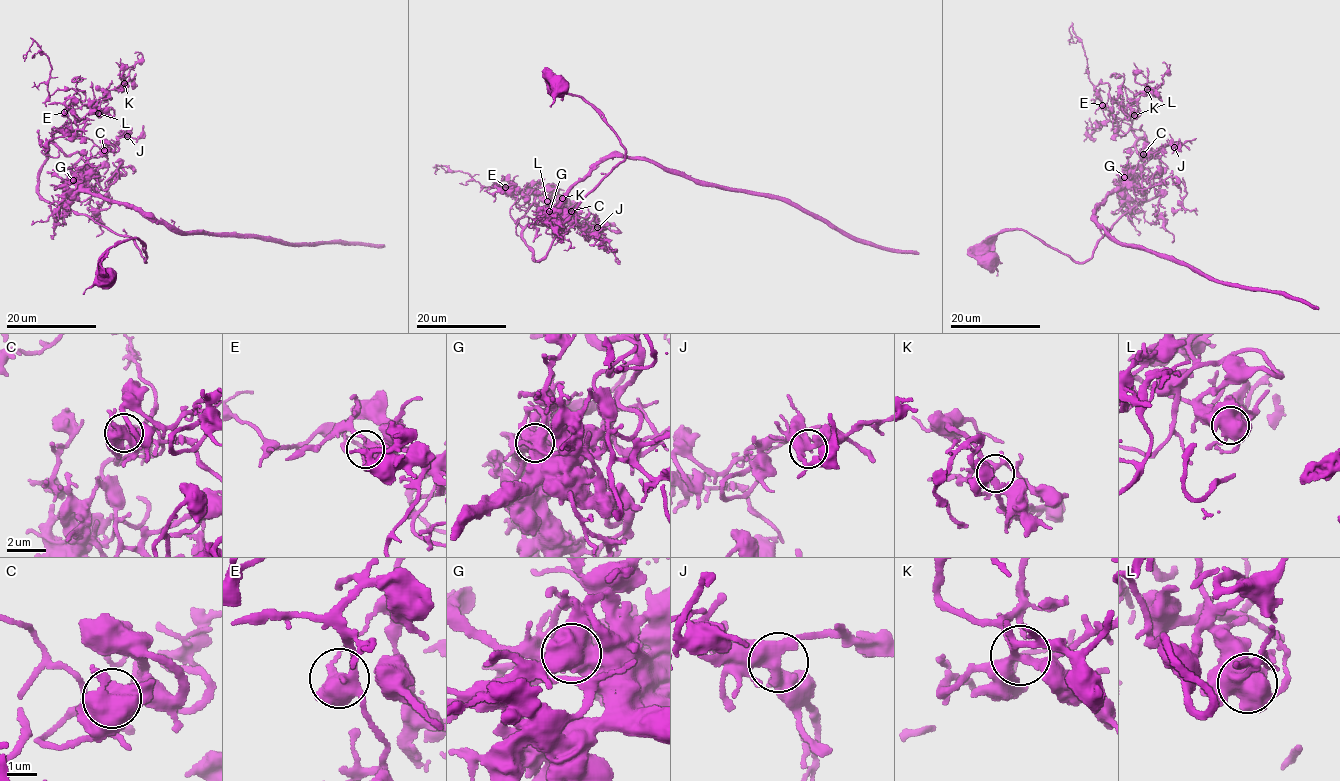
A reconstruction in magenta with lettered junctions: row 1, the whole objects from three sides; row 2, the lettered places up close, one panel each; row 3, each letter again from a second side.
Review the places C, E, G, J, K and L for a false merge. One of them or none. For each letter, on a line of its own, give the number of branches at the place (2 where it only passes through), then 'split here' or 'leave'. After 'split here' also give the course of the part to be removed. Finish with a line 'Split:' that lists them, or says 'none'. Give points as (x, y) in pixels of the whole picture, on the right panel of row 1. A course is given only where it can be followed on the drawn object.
C: 4 branches meet; leave
E: 5 branches meet; leave
G: 5 branches meet; split here; foreign part runs (1124, 176), (1096, 211), (1096, 220), (1122, 243), (1210, 279), (1276, 291), (1318, 309)
J: 3 branches meet; leave
K: 5 branches meet; leave
L: 4 branches meet; leave
Split: G

